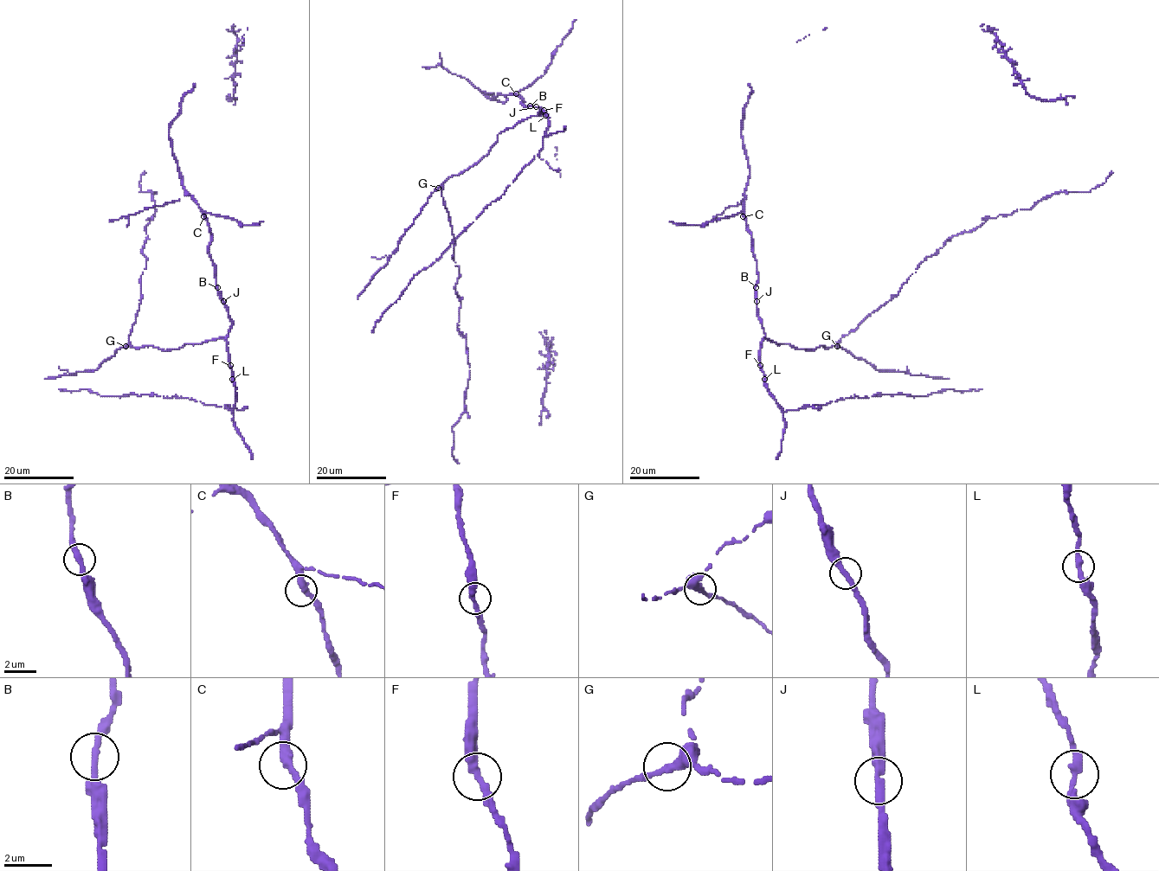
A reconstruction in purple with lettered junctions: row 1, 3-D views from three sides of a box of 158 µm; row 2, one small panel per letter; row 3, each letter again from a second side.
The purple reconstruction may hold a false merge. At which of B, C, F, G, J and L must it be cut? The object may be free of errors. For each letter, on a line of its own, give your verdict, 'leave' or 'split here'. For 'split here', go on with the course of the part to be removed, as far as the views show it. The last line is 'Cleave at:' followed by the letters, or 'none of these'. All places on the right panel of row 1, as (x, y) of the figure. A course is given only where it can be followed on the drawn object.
B: leave
C: leave
F: leave
G: leave
J: leave
L: leave
Cleave at: none of these

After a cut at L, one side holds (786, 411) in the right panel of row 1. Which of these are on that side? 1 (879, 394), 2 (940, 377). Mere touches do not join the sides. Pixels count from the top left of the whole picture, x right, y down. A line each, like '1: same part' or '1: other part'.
1: same part
2: other part

